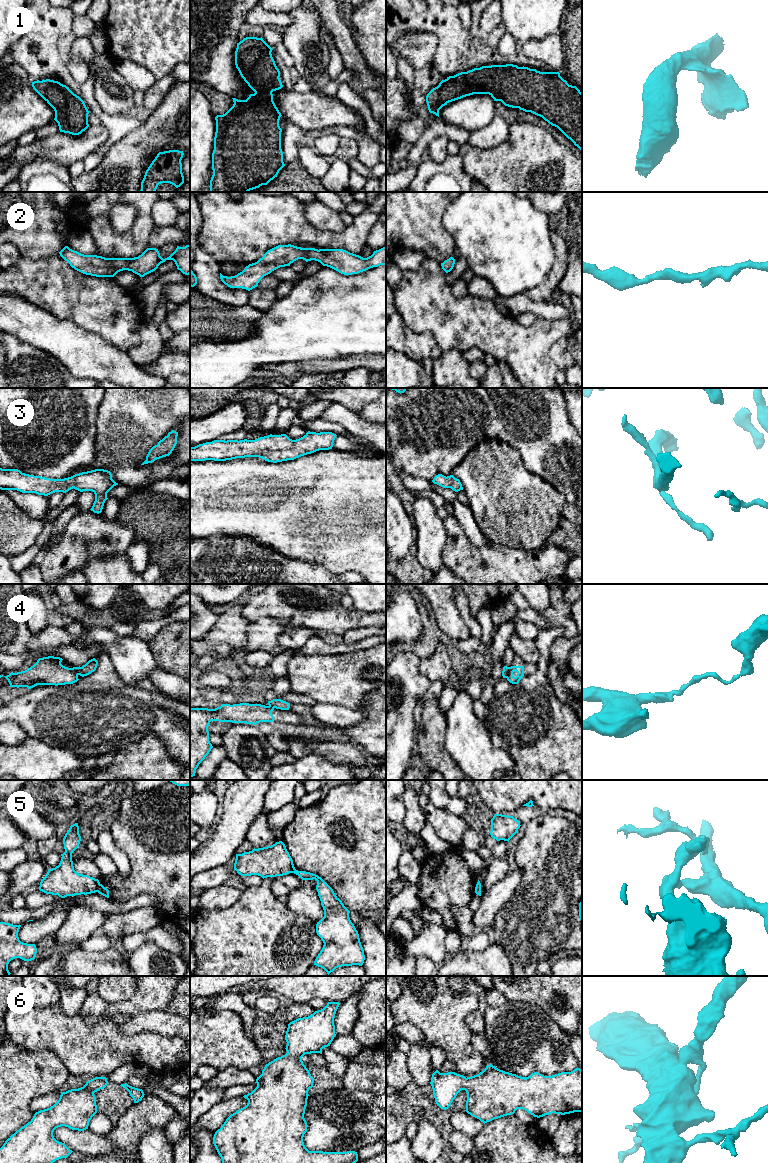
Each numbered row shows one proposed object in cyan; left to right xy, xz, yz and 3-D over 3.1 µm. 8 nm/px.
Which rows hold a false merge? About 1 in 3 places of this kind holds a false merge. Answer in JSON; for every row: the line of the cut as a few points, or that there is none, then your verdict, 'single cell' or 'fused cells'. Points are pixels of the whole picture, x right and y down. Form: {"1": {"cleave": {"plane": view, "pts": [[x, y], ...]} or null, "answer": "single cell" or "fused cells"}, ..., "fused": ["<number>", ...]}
{"1": {"cleave": null, "answer": "single cell"}, "2": {"cleave": null, "answer": "single cell"}, "3": {"cleave": null, "answer": "single cell"}, "4": {"cleave": {"plane": "yz", "pts": [[510, 667], [506, 677]]}, "answer": "fused cells"}, "5": {"cleave": {"plane": "xy", "pts": [[100, 884], [97, 891]]}, "answer": "fused cells"}, "6": {"cleave": null, "answer": "single cell"}, "fused": ["4", "5"]}

